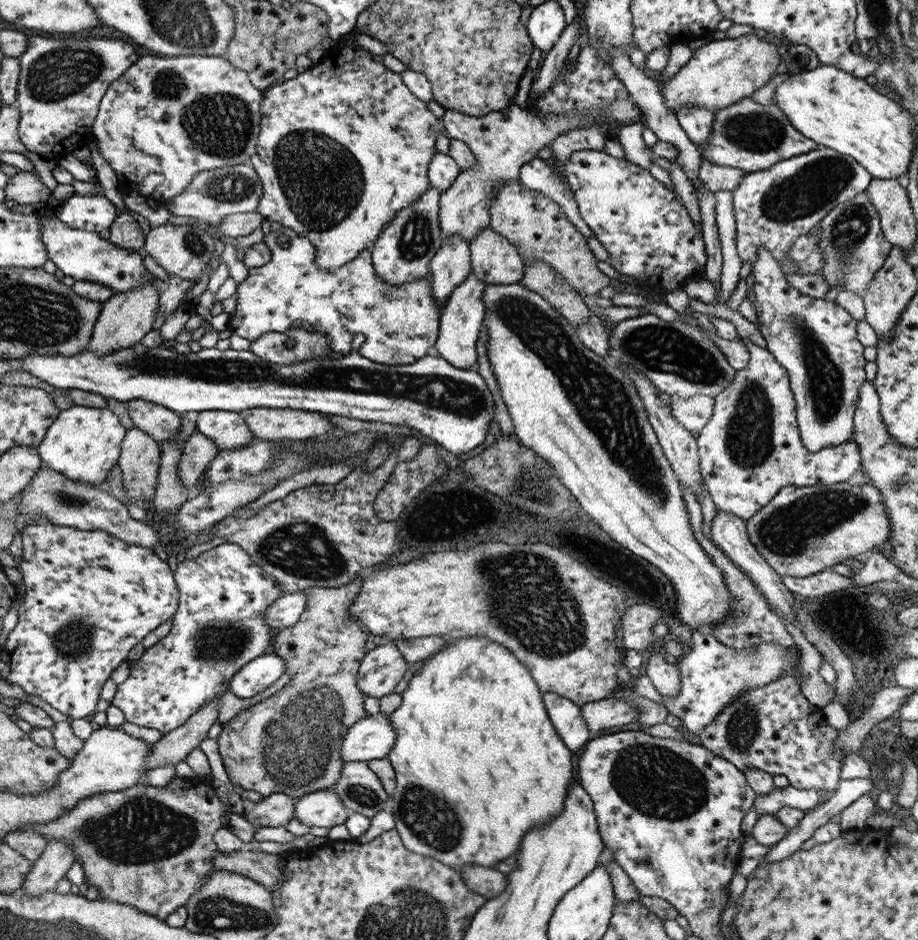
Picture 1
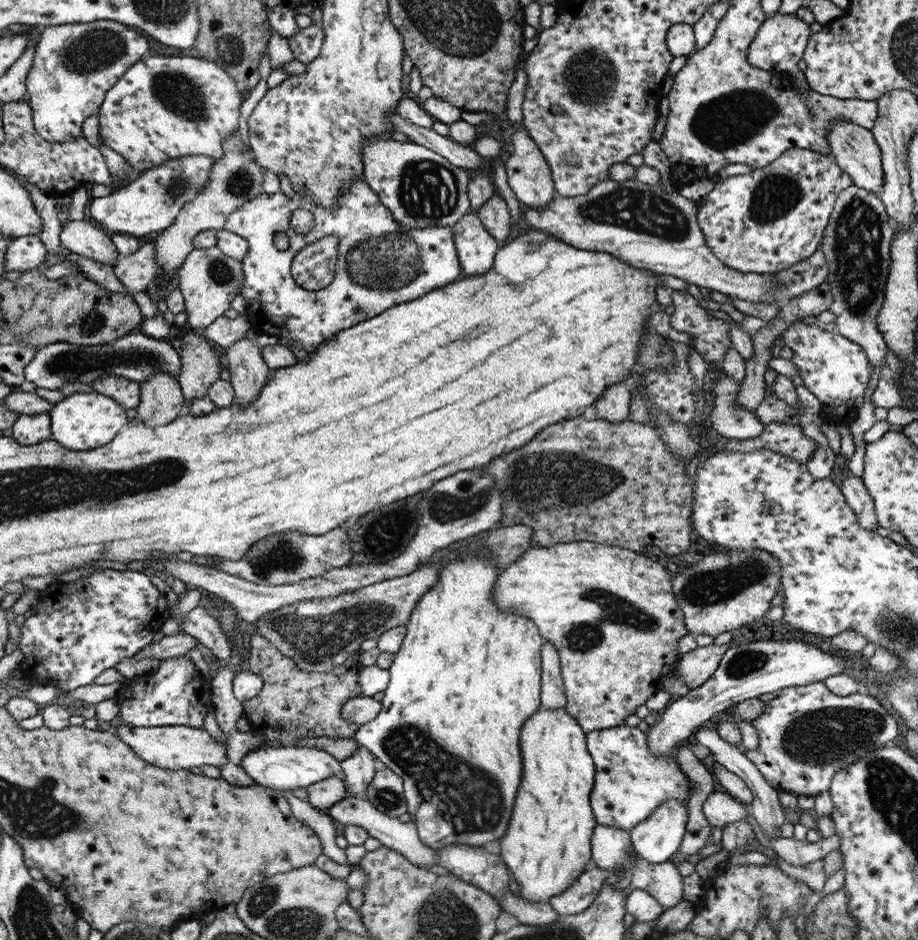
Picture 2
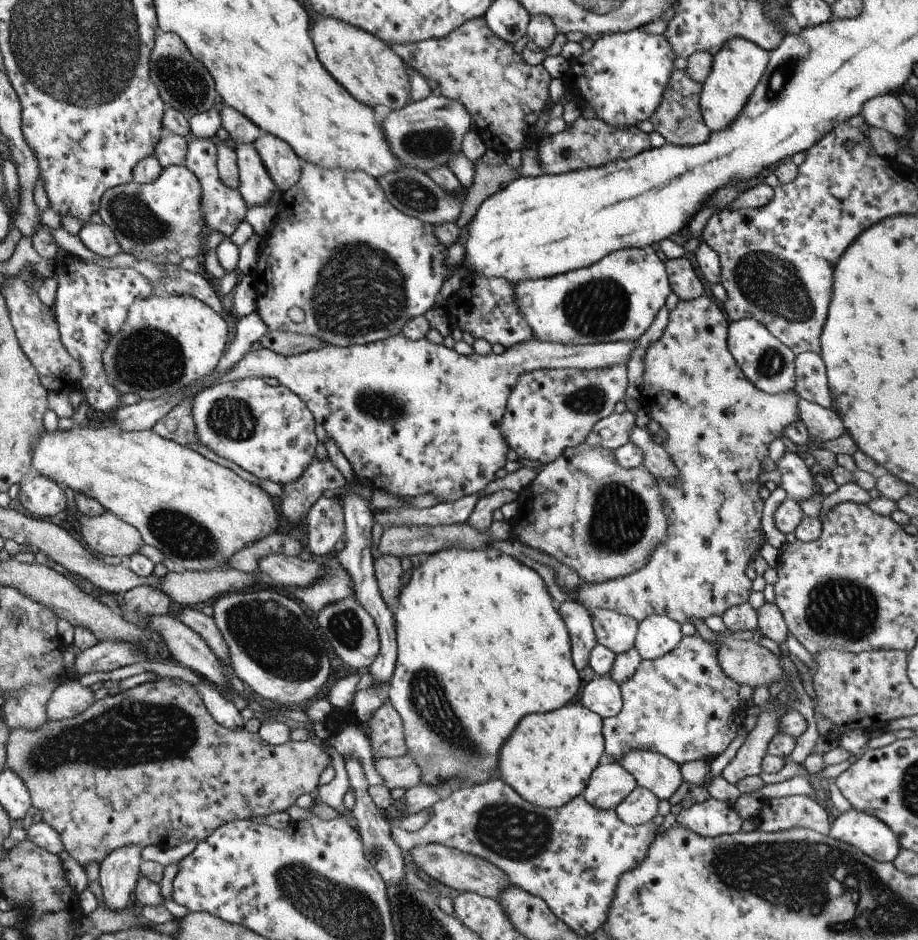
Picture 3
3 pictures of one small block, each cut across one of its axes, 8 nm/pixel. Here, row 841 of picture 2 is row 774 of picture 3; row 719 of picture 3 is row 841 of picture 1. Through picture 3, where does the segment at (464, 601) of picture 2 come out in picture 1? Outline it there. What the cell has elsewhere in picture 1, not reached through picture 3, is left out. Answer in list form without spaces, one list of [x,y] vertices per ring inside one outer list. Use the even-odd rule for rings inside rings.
[[[477,635],[449,639],[448,644],[442,650],[438,650],[422,662],[422,667],[416,671],[405,690],[400,694],[402,704],[389,715],[389,720],[397,733],[394,748],[387,757],[394,767],[397,783],[389,807],[395,818],[394,829],[408,851],[434,858],[455,871],[464,866],[472,866],[472,863],[479,867],[492,869],[494,864],[498,864],[498,861],[512,857],[518,852],[522,838],[530,830],[540,828],[546,822],[554,820],[554,816],[562,814],[566,793],[574,776],[573,754],[554,729],[544,704],[543,693],[540,692],[529,668],[526,668],[526,665],[522,664],[517,656],[514,656],[514,653],[510,652],[508,648],[504,648],[502,644],[498,644],[486,636]]]

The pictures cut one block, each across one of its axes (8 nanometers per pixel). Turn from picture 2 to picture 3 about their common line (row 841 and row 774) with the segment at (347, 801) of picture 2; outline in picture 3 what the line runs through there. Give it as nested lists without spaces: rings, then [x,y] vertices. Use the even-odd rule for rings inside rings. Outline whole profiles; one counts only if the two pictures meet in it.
[[[410,755],[396,758],[373,758],[376,772],[382,776],[383,785],[392,792],[396,788],[412,788],[421,783],[422,770]]]

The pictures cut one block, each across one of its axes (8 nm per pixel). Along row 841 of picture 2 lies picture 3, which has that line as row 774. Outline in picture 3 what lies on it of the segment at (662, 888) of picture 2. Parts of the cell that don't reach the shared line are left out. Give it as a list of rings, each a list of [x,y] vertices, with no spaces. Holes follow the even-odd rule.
[[[603,759],[592,771],[583,796],[586,802],[610,810],[616,808],[636,787],[638,782],[630,772],[614,760]]]

